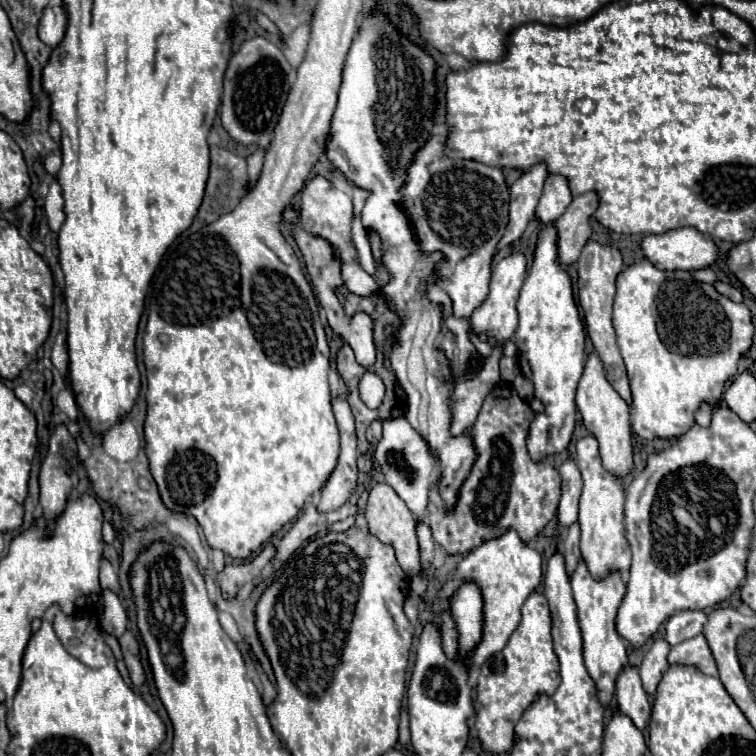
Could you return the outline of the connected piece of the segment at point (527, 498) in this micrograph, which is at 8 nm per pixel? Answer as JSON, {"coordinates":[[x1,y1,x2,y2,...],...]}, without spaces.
{"coordinates":[[500,384,486,396,480,414,474,426,470,428,476,460,472,464,468,478,460,486,454,508,446,510,428,502,428,518,434,530,434,540,440,544,442,550,446,550,446,554,468,554,470,550,478,548,482,542,500,538,508,528,516,530,518,536,524,540,524,544,528,544,554,518,558,502,560,502,560,492,562,492,560,474,546,460,542,460,540,464,530,460,526,450,526,430,532,418,534,418,534,410,524,400,518,398,512,384]]}

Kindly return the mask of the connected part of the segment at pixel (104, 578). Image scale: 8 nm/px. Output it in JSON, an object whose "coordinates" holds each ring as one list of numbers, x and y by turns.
{"coordinates":[[102,560,102,564,100,564,99,582,102,589,112,590,114,594,122,596,122,588,120,588,120,582,118,582,118,574,116,574,116,570,110,566,108,560]]}

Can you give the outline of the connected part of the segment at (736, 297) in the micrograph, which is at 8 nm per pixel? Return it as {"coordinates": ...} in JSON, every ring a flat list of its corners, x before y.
{"coordinates":[[714,282,714,288,722,294,722,296,726,296,726,298,730,298,730,300,734,300,734,302,742,302,742,292,738,290,738,288,734,288,734,286,730,286,730,284,724,284,724,282]]}

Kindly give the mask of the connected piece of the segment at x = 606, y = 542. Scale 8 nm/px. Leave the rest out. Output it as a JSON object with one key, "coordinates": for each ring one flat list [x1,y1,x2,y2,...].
{"coordinates":[[584,436,576,444,576,464,580,468,584,488,580,496,580,552,582,560,596,580,608,576,608,572,628,572,630,570,630,546,624,538,624,488,622,480,608,474,602,468,598,442,594,436]]}

